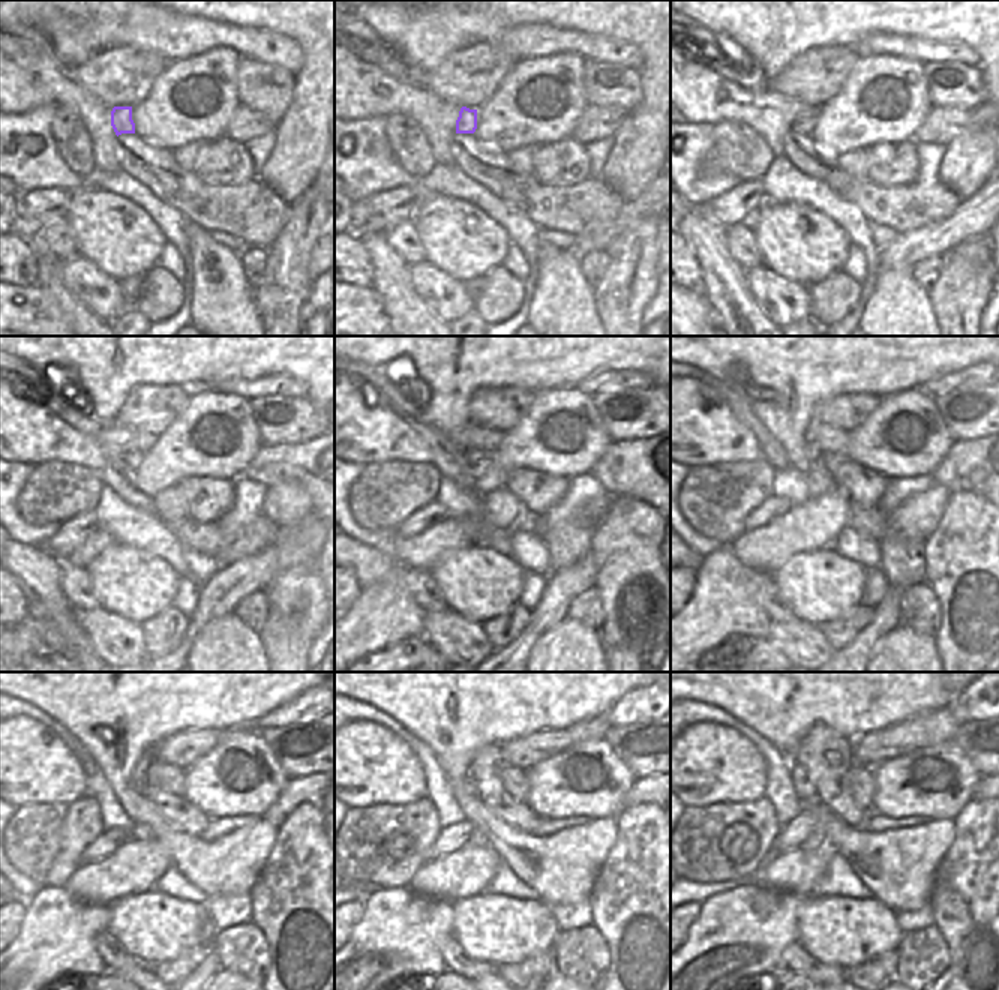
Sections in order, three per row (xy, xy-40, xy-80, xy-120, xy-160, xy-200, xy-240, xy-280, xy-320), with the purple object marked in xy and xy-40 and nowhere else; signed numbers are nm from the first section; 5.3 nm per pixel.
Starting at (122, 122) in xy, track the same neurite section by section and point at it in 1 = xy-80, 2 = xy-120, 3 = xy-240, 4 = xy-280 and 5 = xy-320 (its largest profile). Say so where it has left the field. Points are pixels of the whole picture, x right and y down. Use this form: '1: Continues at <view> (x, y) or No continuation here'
1: Continues at xy-80 (806, 122)
2: Continues at xy-120 (132, 459)
3: Continues at xy-240 (140, 771)
4: Continues at xy-280 (468, 782)
5: Continues at xy-320 (804, 789)

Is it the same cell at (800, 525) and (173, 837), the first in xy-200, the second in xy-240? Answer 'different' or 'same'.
different

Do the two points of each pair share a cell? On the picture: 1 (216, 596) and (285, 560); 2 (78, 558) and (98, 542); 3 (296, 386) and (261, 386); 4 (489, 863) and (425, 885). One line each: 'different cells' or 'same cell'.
1: same cell
2: same cell
3: same cell
4: same cell

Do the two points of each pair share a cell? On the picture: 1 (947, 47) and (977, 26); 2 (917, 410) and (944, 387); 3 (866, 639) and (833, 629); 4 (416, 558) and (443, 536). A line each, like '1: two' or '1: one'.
1: two
2: two
3: two
4: one

